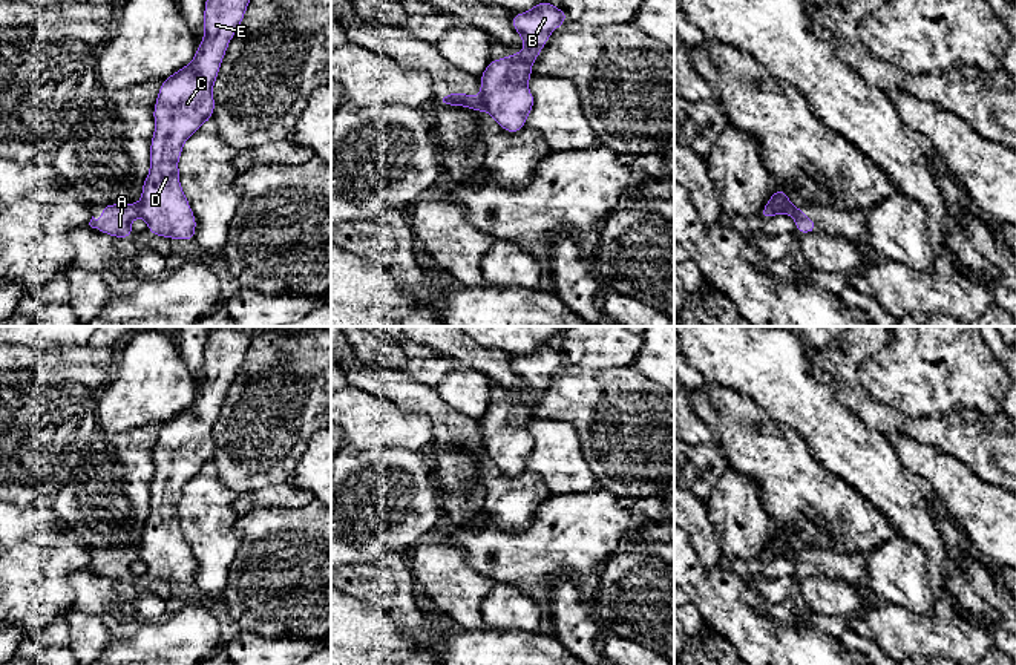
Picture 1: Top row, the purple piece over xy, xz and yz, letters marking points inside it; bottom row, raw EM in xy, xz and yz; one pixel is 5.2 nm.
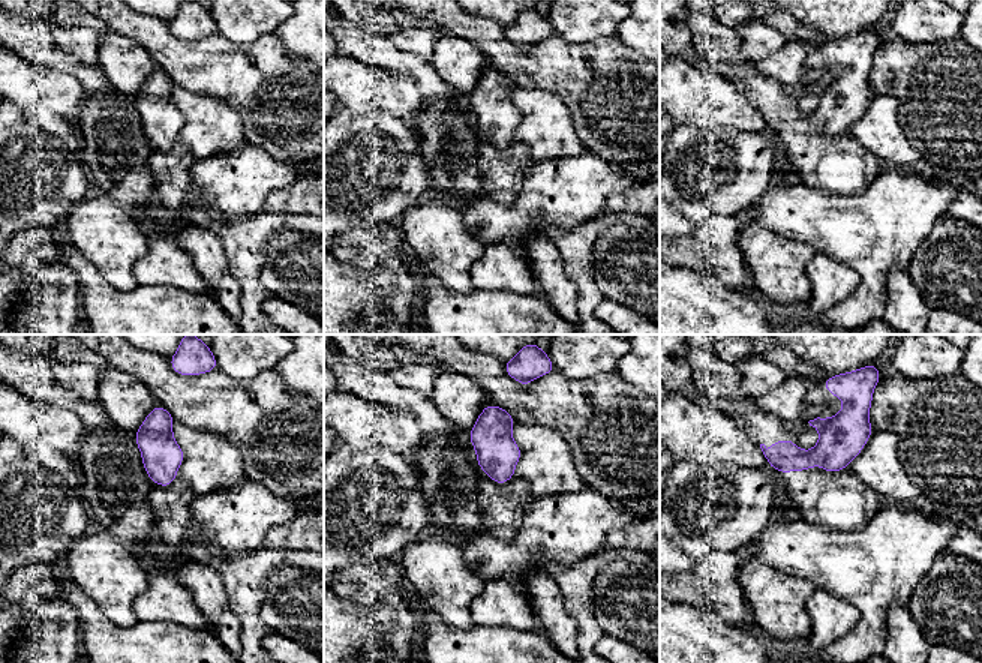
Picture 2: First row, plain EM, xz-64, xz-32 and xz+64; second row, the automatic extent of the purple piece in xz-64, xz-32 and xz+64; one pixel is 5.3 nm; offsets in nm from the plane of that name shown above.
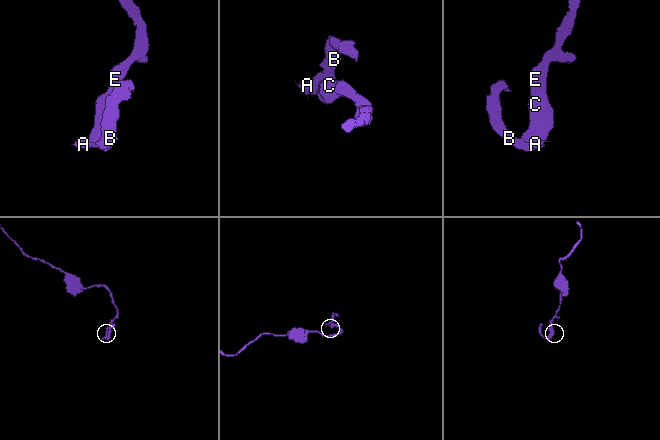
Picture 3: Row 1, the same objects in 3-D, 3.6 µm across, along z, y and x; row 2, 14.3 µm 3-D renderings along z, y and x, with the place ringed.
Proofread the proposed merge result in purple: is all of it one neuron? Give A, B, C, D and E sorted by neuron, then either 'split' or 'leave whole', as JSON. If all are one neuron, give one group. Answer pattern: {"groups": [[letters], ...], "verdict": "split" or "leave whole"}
{"groups": [["A"], ["B", "C", "D", "E"]], "verdict": "split"}

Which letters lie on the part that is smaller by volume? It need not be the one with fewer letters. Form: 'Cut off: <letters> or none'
Cut off: A

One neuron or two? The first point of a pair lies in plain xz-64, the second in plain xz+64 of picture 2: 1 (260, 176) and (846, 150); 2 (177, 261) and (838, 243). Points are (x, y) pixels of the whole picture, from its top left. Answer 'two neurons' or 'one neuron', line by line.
1: two neurons
2: two neurons

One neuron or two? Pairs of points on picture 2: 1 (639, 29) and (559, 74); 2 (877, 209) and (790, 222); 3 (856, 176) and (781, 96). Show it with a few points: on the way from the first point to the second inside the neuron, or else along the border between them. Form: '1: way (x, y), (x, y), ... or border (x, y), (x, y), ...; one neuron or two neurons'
1: border (615, 35), (622, 44), (643, 57); two neurons
2: way (856, 222), (811, 222); one neuron
3: way (834, 164), (789, 119); one neuron

